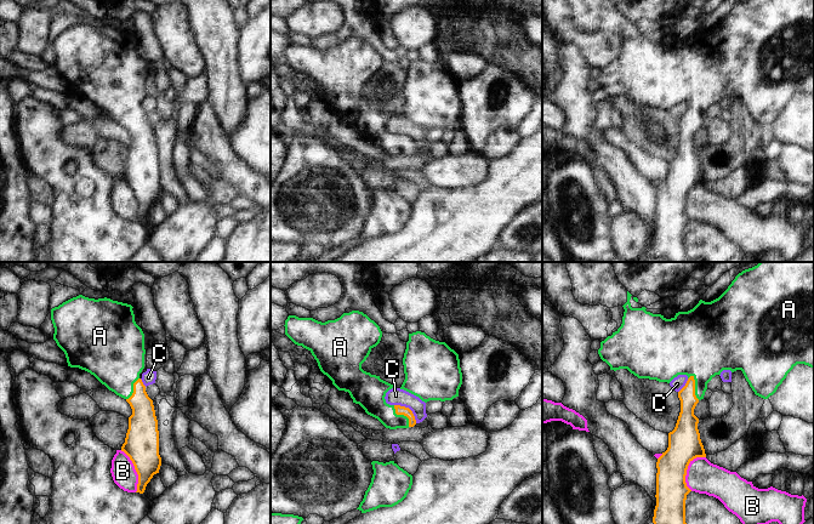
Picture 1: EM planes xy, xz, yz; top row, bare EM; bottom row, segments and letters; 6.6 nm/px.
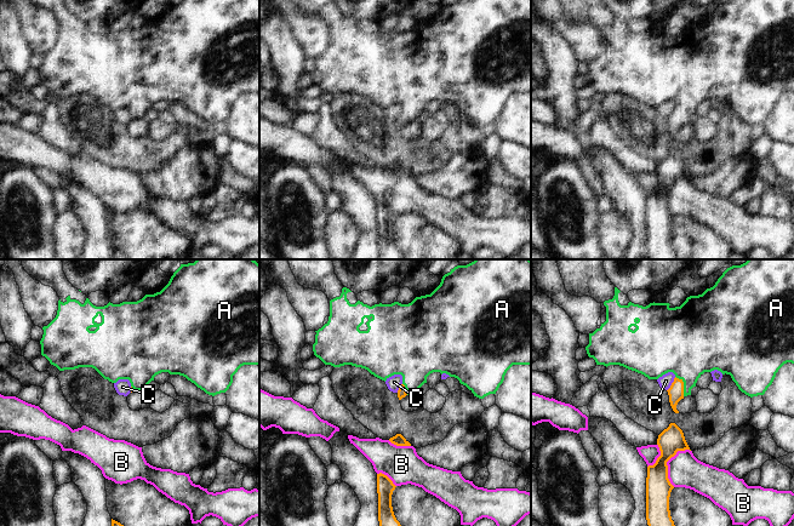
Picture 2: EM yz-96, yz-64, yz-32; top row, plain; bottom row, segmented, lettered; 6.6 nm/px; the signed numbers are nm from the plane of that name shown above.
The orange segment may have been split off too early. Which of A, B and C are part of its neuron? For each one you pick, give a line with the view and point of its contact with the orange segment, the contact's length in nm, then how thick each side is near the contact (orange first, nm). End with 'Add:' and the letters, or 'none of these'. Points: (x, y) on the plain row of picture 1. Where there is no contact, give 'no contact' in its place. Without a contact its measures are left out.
A: yz (694, 115) | 180 nm | 140/360 nm
Add: A

